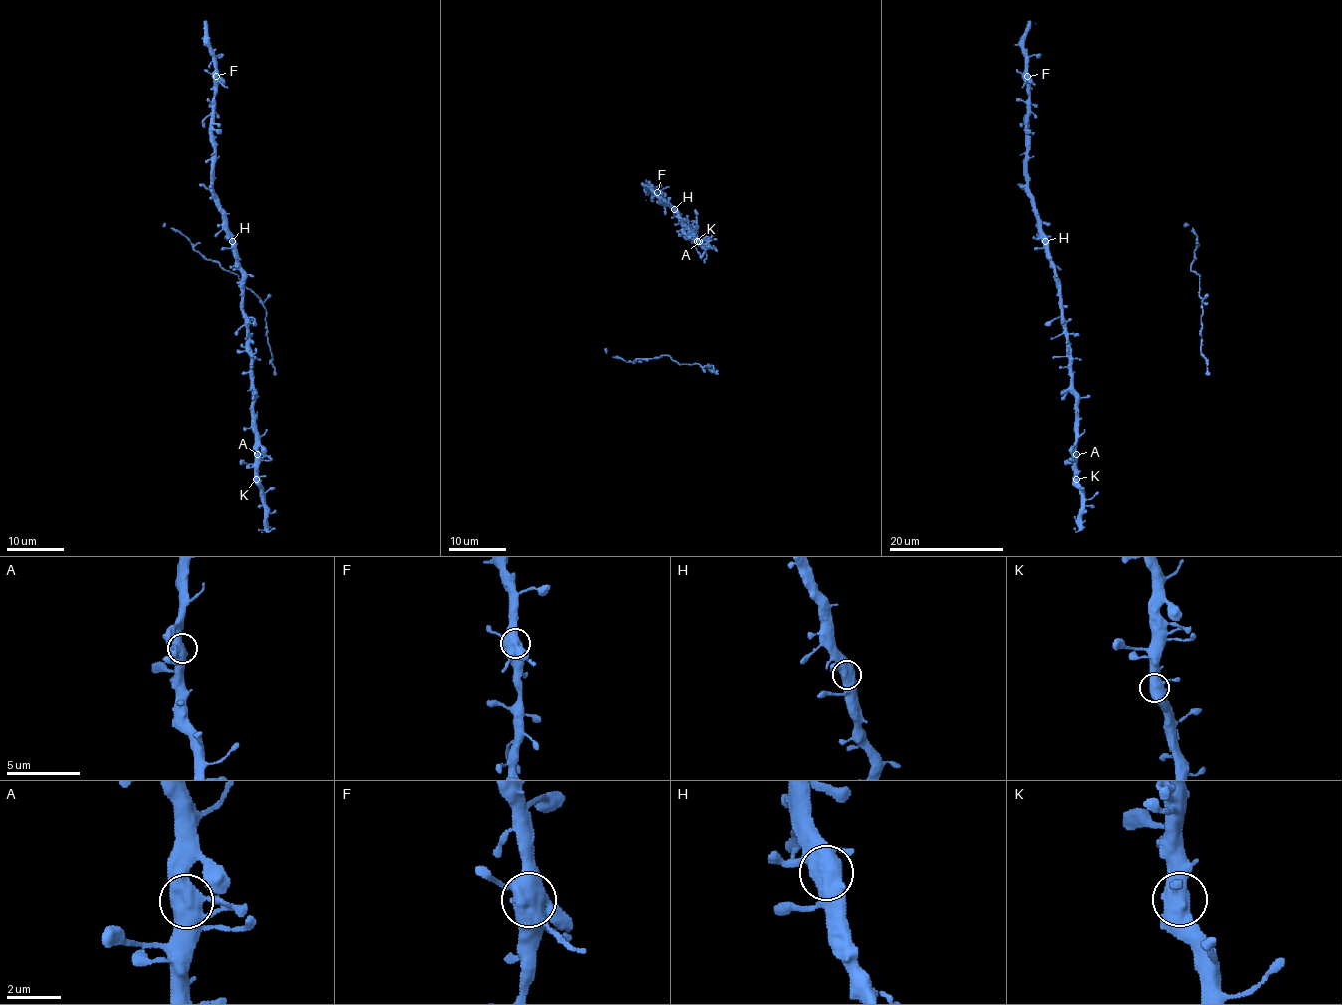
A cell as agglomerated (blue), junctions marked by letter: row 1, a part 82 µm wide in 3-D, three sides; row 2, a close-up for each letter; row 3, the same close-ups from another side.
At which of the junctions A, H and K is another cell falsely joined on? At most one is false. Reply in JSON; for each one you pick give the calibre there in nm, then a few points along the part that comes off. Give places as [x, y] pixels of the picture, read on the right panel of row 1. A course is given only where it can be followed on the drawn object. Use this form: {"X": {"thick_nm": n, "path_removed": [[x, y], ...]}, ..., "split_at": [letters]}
{"split_at": []}

